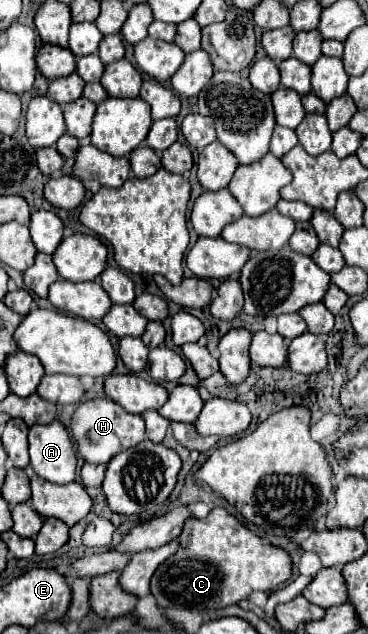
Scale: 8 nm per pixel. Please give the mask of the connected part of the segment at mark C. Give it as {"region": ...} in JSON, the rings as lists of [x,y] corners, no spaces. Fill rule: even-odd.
{"region":[[[223,507],[211,509],[205,519],[187,519],[177,541],[177,553],[165,559],[151,579],[151,595],[159,607],[221,609],[247,599],[253,591],[275,591],[291,577],[289,555],[279,547],[265,545]]]}

